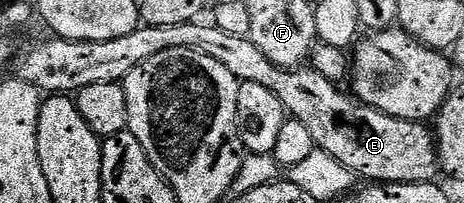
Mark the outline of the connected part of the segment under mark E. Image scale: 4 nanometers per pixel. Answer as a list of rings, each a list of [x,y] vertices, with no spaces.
[[[182,23],[181,26],[171,27],[141,26],[133,33],[109,42],[89,43],[50,38],[51,40],[37,45],[24,58],[17,74],[21,80],[29,82],[40,93],[70,95],[78,93],[85,86],[122,83],[130,70],[135,69],[154,54],[163,53],[169,49],[193,50],[221,62],[221,66],[225,66],[225,70],[229,70],[229,74],[233,74],[236,80],[258,82],[268,90],[273,90],[273,94],[277,94],[277,98],[283,104],[284,113],[290,114],[297,122],[302,122],[309,130],[309,134],[313,134],[316,149],[333,154],[333,158],[337,158],[337,162],[341,162],[341,166],[355,173],[356,177],[363,179],[364,176],[367,182],[377,184],[430,184],[436,179],[435,175],[440,175],[439,145],[434,131],[426,123],[405,118],[393,118],[381,110],[370,108],[368,104],[363,104],[360,100],[355,99],[354,95],[346,91],[345,93],[338,92],[337,84],[327,80],[312,66],[300,66],[294,70],[282,68],[269,62],[269,58],[265,58],[265,54],[257,50],[257,46],[250,38],[236,38],[233,34],[225,34],[225,30],[216,28],[214,23],[203,23]]]

